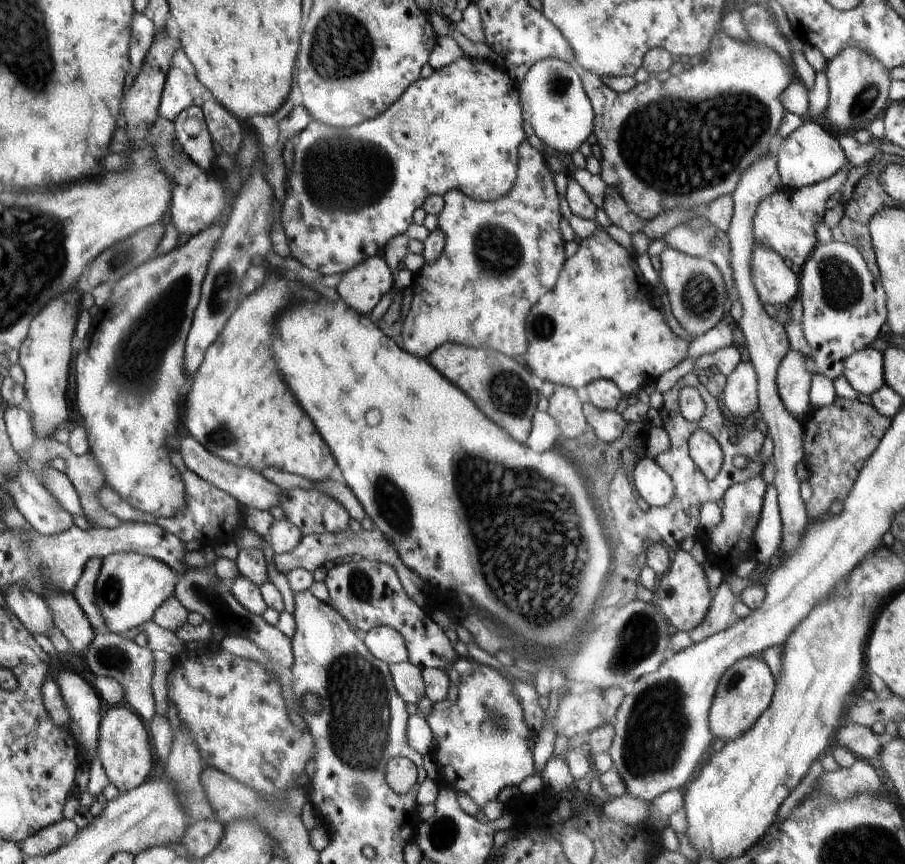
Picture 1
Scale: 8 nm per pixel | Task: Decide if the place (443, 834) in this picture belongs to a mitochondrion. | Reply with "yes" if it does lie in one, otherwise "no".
yes

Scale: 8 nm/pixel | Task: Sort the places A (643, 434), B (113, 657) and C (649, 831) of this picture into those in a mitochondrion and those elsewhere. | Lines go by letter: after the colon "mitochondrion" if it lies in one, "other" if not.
A: other
B: mitochondrion
C: other

